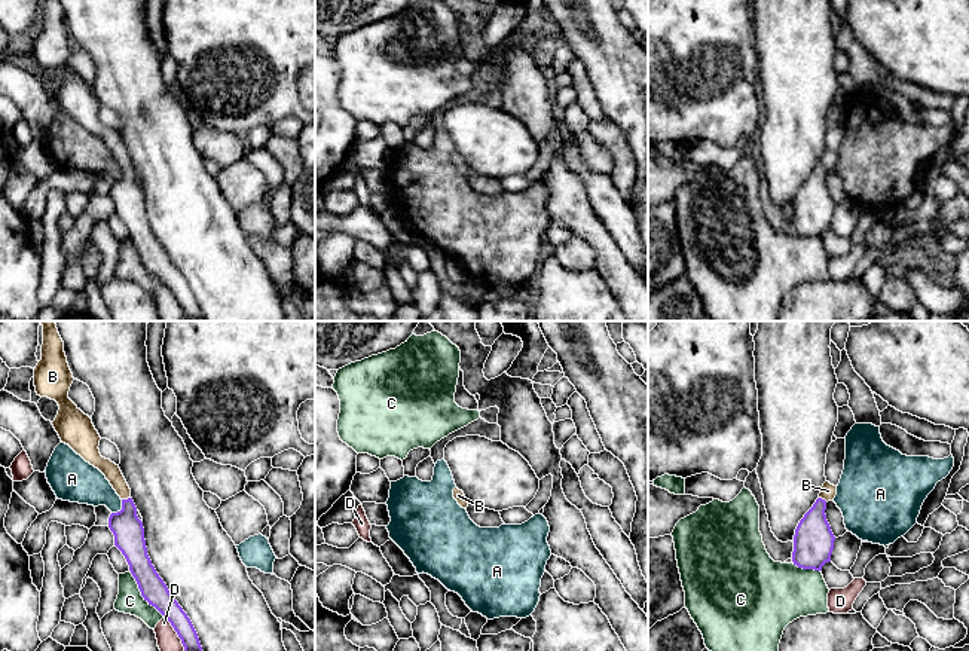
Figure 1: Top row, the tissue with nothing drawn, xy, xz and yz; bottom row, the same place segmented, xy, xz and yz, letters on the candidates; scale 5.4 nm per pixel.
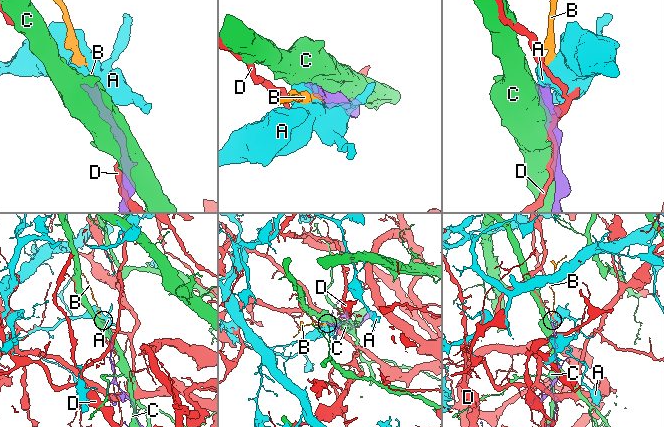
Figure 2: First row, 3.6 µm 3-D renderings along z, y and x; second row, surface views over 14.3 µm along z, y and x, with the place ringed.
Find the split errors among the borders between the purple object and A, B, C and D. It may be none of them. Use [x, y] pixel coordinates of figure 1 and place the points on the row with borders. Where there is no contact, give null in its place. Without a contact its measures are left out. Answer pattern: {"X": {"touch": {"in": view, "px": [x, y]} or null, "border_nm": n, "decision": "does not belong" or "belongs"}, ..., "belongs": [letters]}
{"A": {"touch": {"in": "xy", "px": [122, 509]}, "border_nm": 100, "decision": "does not belong"}, "B": {"touch": {"in": "xy", "px": [125, 500]}, "border_nm": 50, "decision": "belongs"}, "C": {"touch": {"in": "xy", "px": [141, 595]}, "border_nm": 320, "decision": "does not belong"}, "D": {"touch": {"in": "xy", "px": [177, 633]}, "border_nm": 220, "decision": "does not belong"}, "belongs": ["B"]}

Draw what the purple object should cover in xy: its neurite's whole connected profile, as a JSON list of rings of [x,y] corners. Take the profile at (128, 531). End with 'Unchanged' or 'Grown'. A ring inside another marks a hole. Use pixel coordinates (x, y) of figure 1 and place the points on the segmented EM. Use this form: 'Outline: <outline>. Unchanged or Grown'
Outline: [[[40,321],[43,326],[42,360],[34,369],[34,386],[40,397],[55,400],[59,406],[52,422],[62,443],[68,444],[86,462],[98,468],[122,499],[122,510],[111,513],[108,528],[114,535],[114,545],[125,556],[141,596],[155,606],[177,632],[184,651],[202,651],[198,633],[156,572],[147,554],[143,522],[131,498],[131,489],[119,468],[100,453],[100,434],[92,419],[70,398],[68,391],[74,380],[64,352],[64,342],[55,321]]]. Grown

